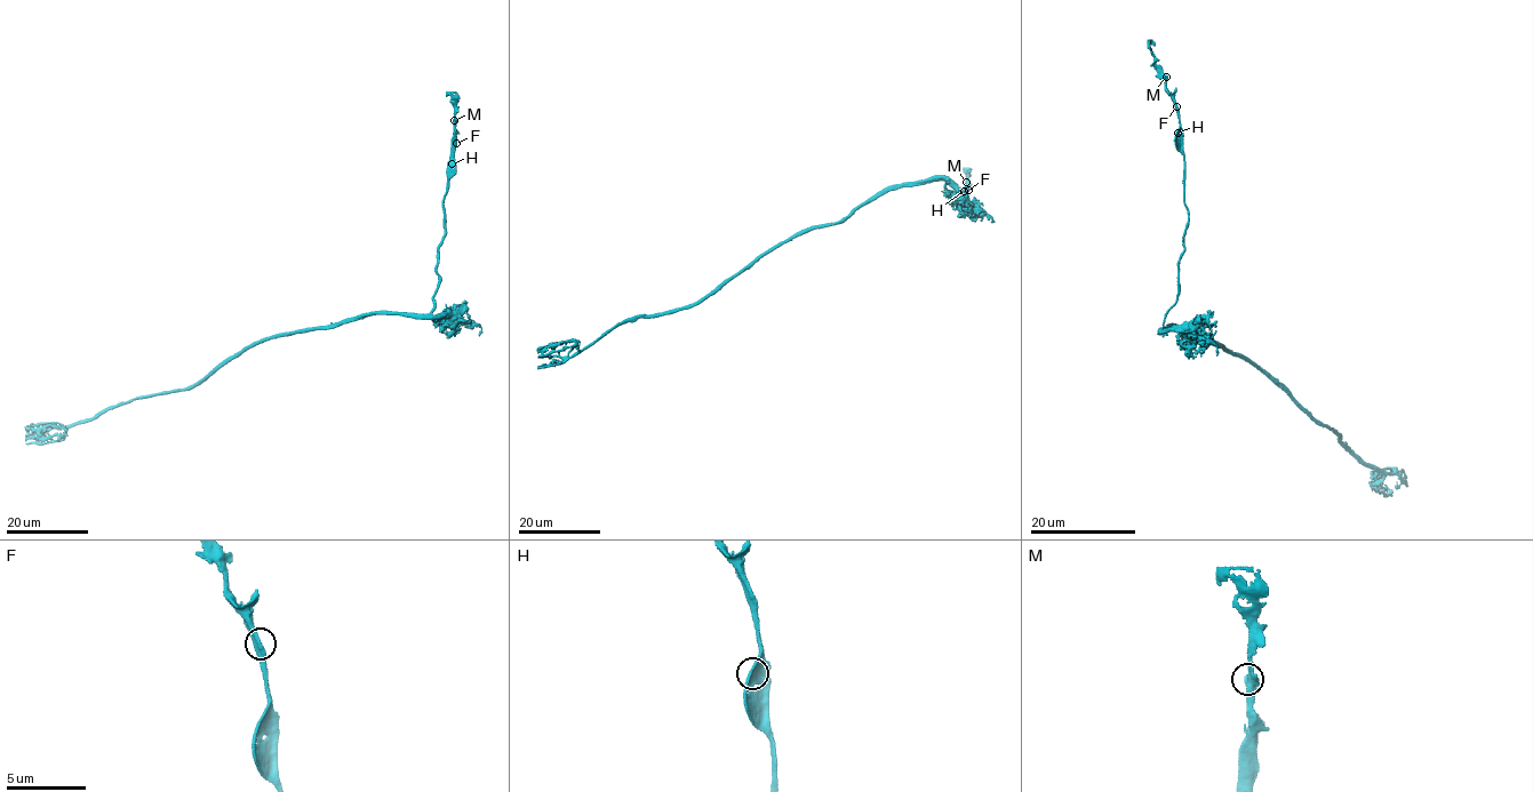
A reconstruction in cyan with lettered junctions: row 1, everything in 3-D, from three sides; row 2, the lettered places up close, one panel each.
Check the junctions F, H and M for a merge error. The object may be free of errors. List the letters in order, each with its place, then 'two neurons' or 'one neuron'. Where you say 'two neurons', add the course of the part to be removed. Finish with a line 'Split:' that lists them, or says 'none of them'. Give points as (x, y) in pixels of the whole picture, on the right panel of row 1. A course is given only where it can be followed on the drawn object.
F: place (1176, 106); one neuron
H: place (1178, 133); one neuron
M: place (1166, 77); one neuron
Split: none of them

